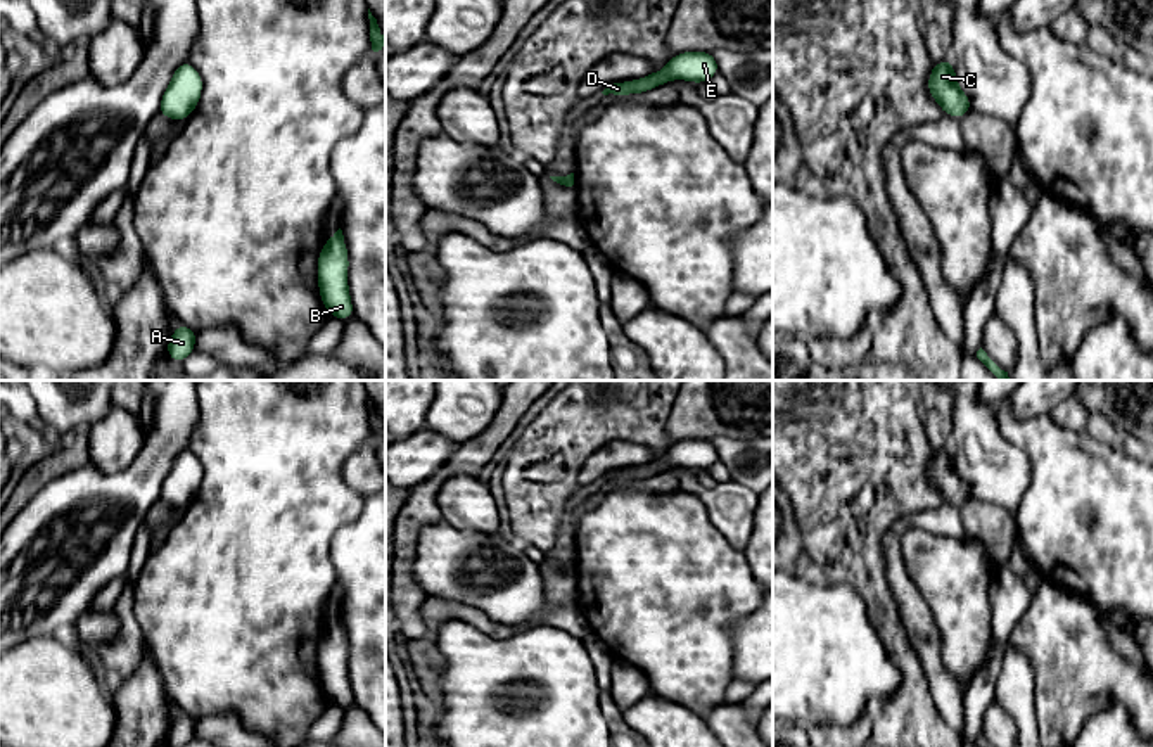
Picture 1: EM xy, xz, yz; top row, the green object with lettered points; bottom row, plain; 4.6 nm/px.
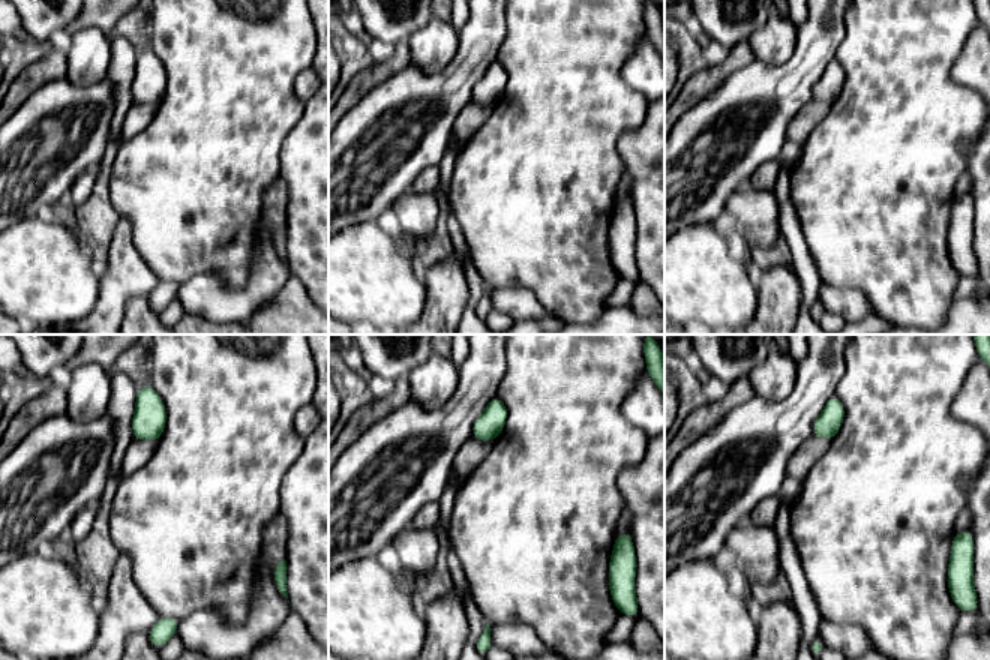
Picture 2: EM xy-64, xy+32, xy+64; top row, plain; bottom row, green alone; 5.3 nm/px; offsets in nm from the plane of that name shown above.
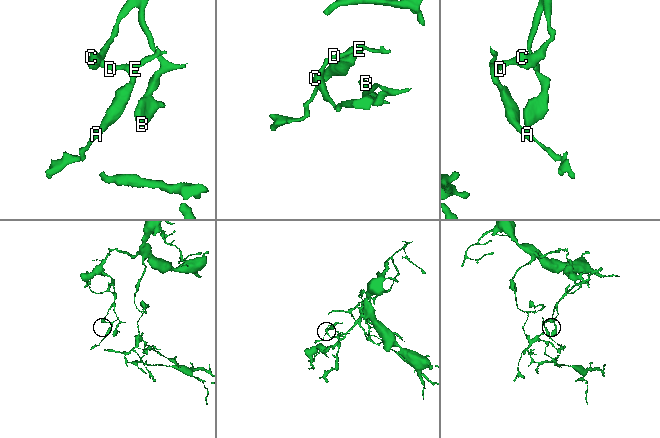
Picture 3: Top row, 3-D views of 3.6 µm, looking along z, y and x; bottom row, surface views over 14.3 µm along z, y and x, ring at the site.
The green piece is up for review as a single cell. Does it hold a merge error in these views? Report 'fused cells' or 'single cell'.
single cell

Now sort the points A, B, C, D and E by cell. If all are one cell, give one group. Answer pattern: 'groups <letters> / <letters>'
groups A B C D E

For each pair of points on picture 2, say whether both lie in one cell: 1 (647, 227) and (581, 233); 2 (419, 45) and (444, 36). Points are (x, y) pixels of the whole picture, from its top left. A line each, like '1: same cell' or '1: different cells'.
1: different cells
2: same cell

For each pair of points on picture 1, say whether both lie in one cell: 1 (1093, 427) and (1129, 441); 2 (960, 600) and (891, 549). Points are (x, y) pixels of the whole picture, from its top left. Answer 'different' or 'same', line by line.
1: same
2: different

